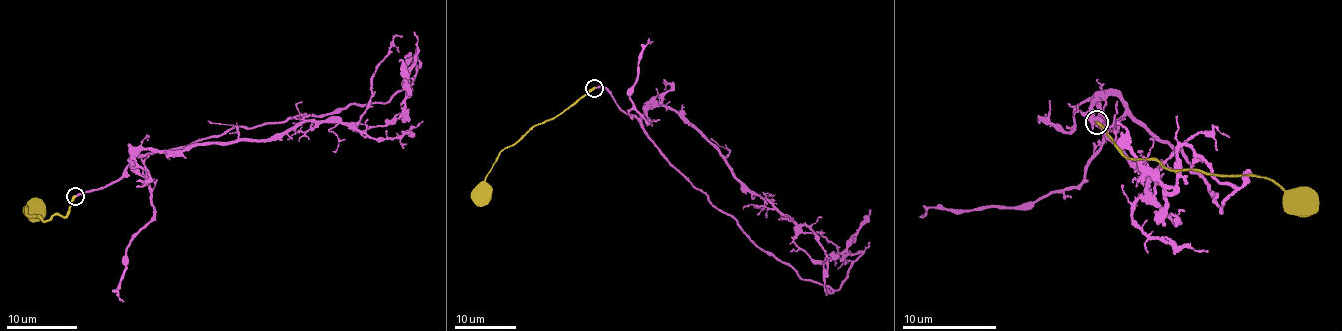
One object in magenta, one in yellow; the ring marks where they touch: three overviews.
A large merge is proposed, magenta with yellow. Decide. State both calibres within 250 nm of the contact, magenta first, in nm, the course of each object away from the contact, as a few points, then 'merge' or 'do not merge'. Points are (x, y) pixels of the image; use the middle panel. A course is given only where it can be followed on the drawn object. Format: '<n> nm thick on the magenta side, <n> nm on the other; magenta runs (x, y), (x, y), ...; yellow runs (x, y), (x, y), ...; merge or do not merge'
200 nm thick on the magenta side, 260 nm on the other; magenta runs (594, 88), (605, 89), (689, 183), (801, 278), (836, 291), (861, 254), (844, 258), (870, 209); yellow runs (594, 88), (500, 152), (485, 180), (488, 191), (484, 195); merge

